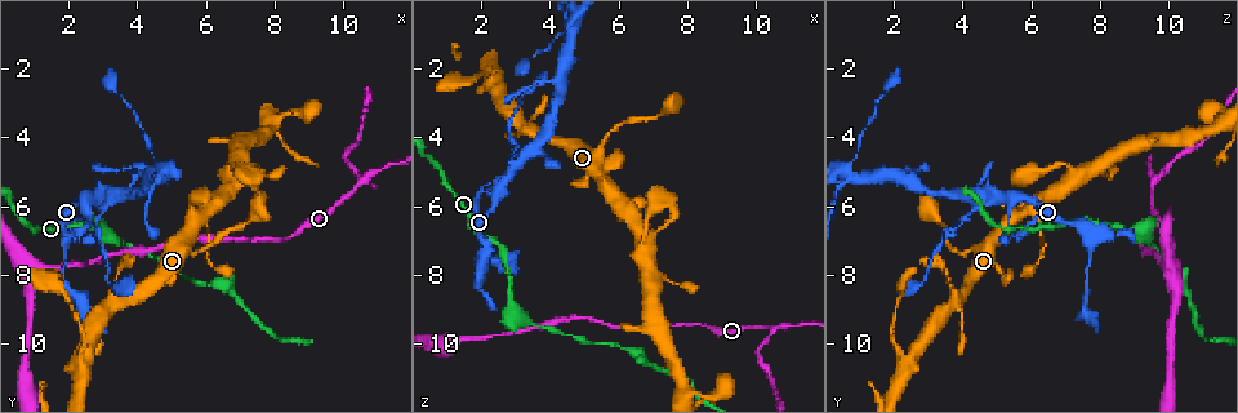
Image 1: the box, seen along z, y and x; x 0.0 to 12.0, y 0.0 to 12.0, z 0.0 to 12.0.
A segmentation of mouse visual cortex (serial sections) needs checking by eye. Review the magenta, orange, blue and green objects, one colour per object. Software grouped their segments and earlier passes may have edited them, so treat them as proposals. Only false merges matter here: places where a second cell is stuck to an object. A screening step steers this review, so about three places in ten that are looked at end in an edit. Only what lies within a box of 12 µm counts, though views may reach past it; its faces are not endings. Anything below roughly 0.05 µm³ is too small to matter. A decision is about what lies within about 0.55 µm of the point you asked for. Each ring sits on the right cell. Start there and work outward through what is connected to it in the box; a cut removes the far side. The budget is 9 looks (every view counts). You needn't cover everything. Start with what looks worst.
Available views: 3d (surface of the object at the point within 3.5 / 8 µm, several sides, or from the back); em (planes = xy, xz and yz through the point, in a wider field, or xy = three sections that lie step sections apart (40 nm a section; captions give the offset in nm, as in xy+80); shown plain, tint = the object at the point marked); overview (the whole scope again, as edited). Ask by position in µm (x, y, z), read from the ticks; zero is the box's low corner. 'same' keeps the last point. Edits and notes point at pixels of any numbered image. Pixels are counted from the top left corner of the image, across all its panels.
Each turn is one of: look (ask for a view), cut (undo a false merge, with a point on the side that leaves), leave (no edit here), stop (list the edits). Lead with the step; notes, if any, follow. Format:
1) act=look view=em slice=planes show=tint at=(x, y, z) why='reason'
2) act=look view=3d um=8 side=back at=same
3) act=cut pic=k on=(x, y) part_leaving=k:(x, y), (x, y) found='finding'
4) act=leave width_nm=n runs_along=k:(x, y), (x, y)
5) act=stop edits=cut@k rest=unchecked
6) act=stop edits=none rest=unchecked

act=look view=3d um=8 side=back at=(10.5, 5.3, 9.6) why='arms part here'

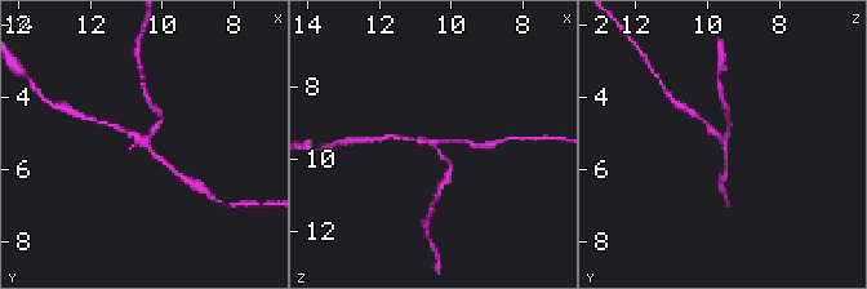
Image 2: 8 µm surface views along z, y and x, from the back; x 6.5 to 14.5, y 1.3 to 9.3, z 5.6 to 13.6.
act=look view=em slice=planes show=tint at=(10.4, 5.3, 9.5) arms=3 arm_widths_nm=150,150,150

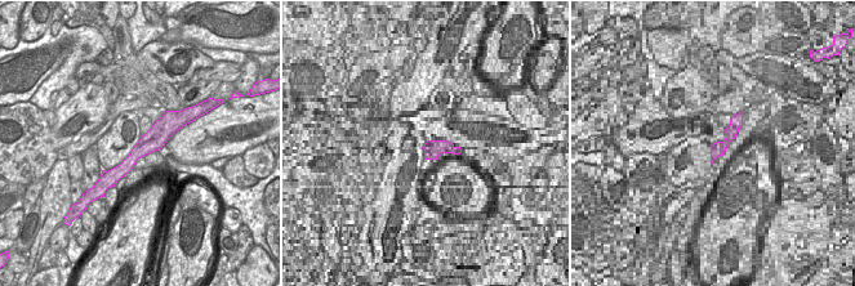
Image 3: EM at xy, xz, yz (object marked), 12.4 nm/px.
act=cut pic=2 on=(158, 124) part_leaving=2:(146, 137), (160, 121), (150, 106) found='a second cell is stuck on'

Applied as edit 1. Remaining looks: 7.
act=look view=3d um=3.5 at=(3.1, 5.5, 4.6) why='abrupt turn'

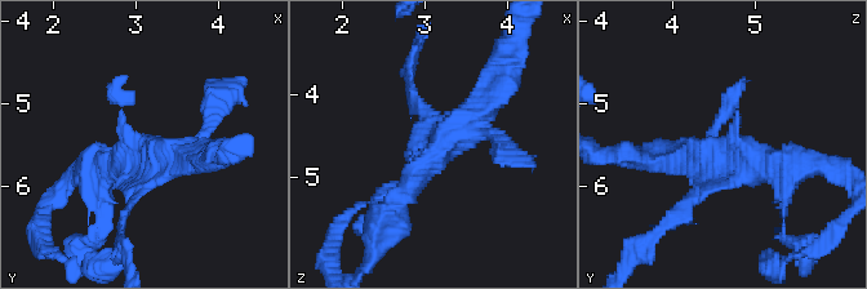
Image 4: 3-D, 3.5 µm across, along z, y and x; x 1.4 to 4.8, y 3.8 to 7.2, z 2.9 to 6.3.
act=look view=em slice=xy step=1 show=tint at=(3.15, 5.60, 4.65) why='need the tissue'

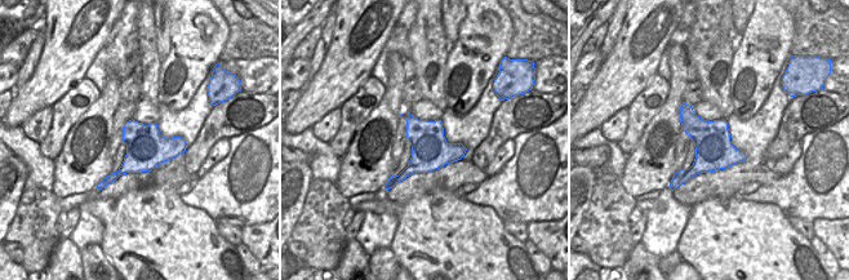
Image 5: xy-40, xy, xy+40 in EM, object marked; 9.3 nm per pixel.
act=leave runs_along=4:(388, 212), (499, 83) found='one cell here'

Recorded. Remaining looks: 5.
act=look view=3d um=3.5 side=back at=(1.9, 6.8, 5.7) why='sharp bend'

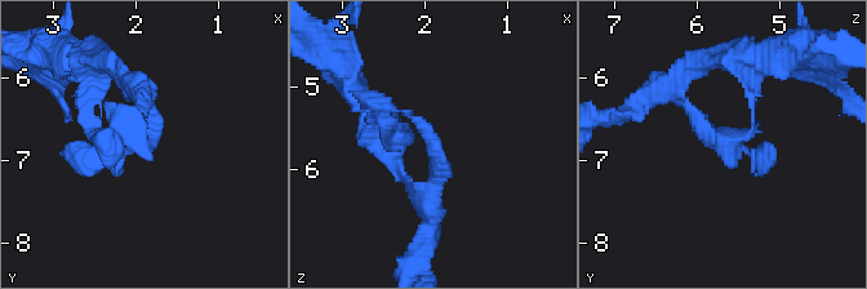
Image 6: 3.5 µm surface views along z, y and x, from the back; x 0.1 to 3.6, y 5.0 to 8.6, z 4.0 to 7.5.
act=look view=em slice=planes show=tint at=same

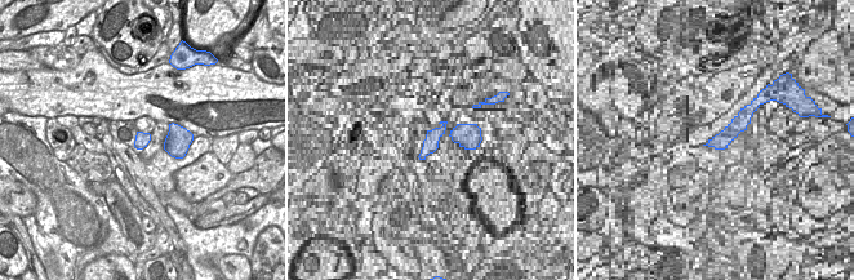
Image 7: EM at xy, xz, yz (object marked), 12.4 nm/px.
act=leave runs_along=6:(426, 204), (434, 141), (374, 114) found='all the same cell'

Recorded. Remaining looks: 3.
act=look view=3d um=8 at=(3.7, 7.1, 9.5) why='calibre changes'

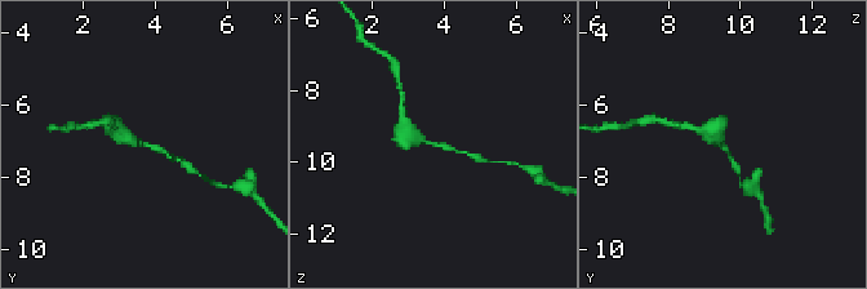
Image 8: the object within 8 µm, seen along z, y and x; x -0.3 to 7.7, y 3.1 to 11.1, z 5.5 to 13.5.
act=look view=em slice=planes show=tint at=(3.8, 7.1, 9.5) arm_widths_nm=150,450 why='shape alone is not enough'

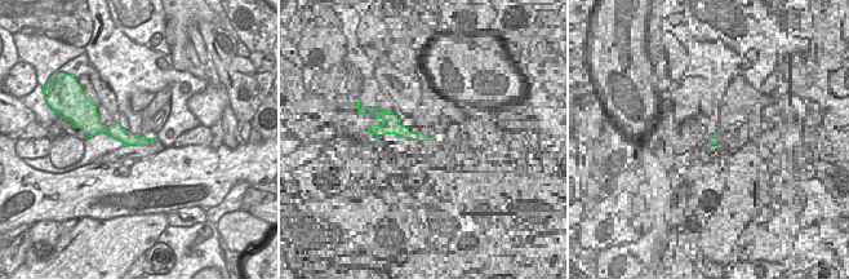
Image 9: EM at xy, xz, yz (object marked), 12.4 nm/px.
act=leave runs_along=8:(115, 129), (134, 143), (178, 158) found='all the same cell'

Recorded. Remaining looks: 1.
act=stop edits=cut@2 rest=unchecked

